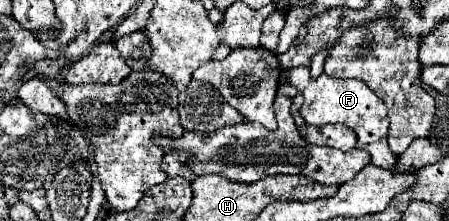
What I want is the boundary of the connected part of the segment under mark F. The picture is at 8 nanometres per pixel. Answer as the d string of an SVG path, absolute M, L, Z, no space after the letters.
M293 67L293 69L283 69L283 75L287 75L287 81L297 87L297 91L303 95L305 103L301 107L301 115L305 123L309 125L327 125L327 123L343 123L351 127L357 135L357 149L363 149L371 155L371 163L383 169L389 169L395 165L397 157L393 151L389 151L387 145L387 129L389 129L389 119L387 119L387 107L385 103L371 91L363 81L359 79L335 79L329 75L321 75L319 79L309 77L307 67Z

